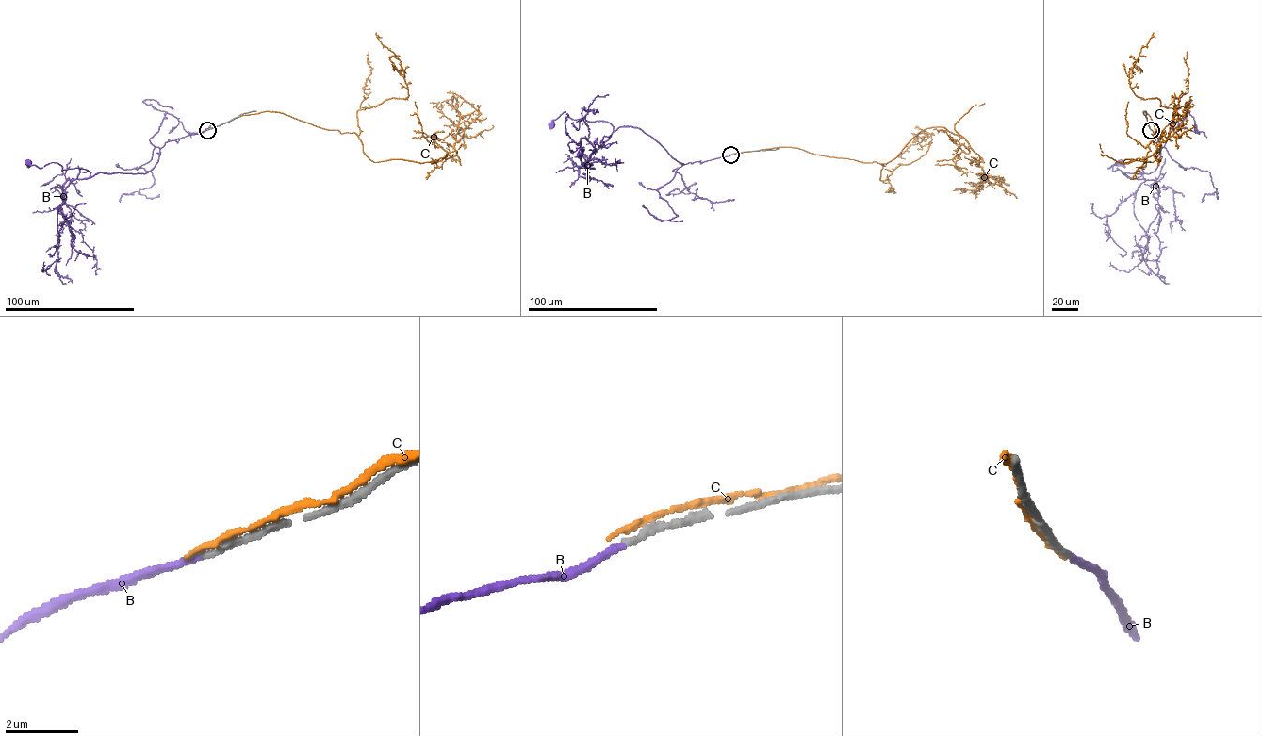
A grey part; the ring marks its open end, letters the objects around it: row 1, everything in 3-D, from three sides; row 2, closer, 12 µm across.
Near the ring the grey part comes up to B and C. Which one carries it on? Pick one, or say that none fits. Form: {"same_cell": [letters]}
{"same_cell": ["B"]}

